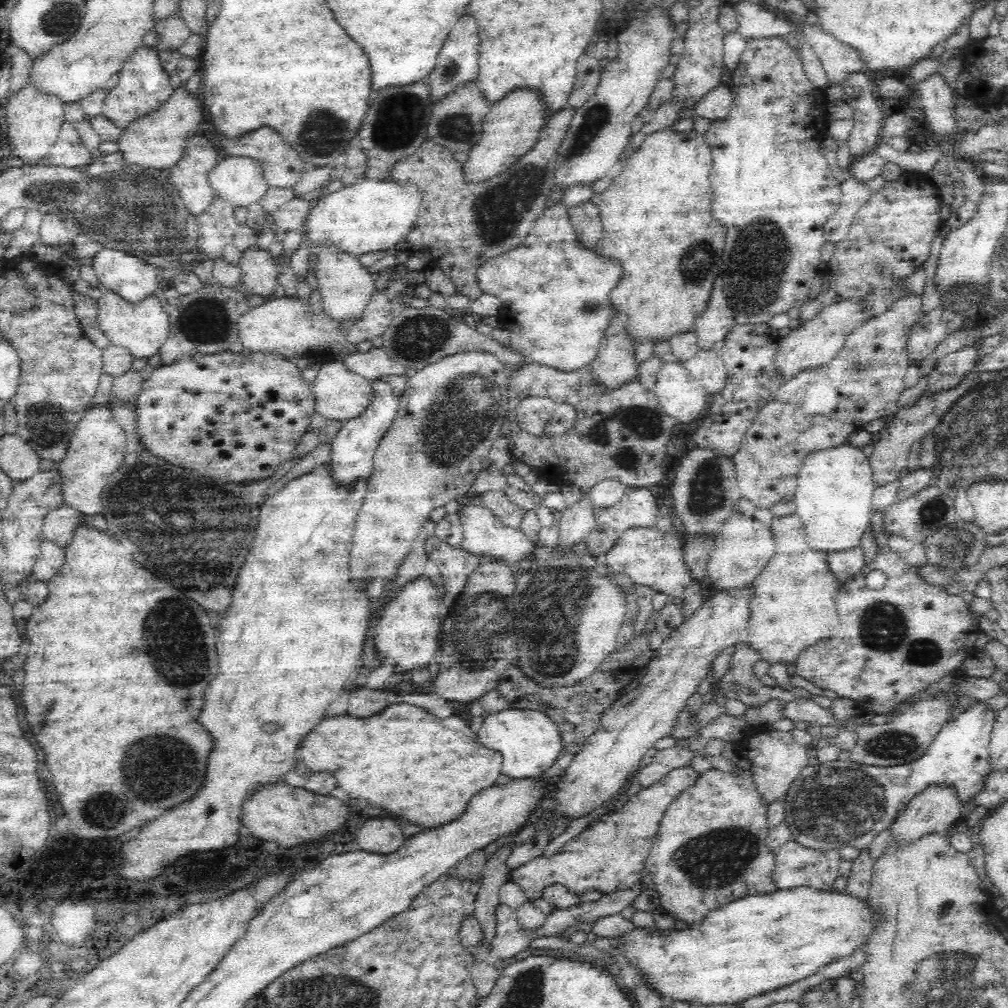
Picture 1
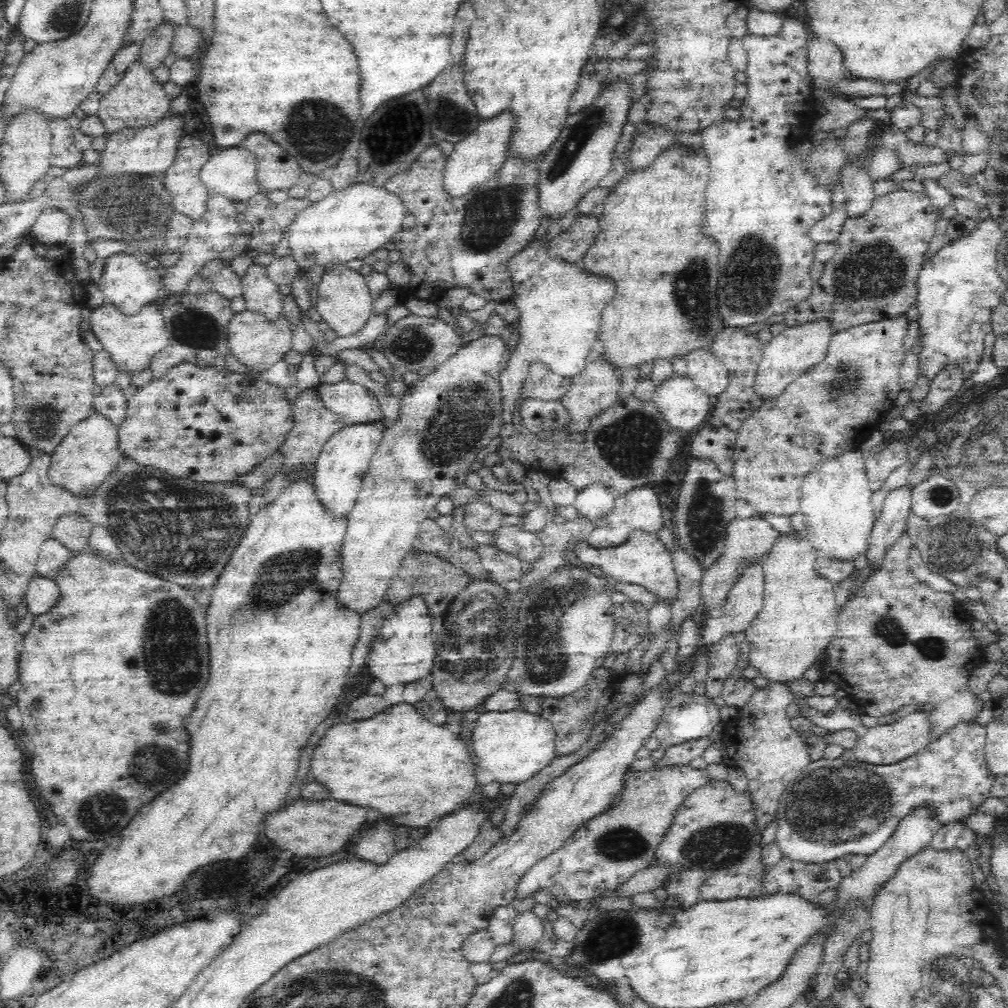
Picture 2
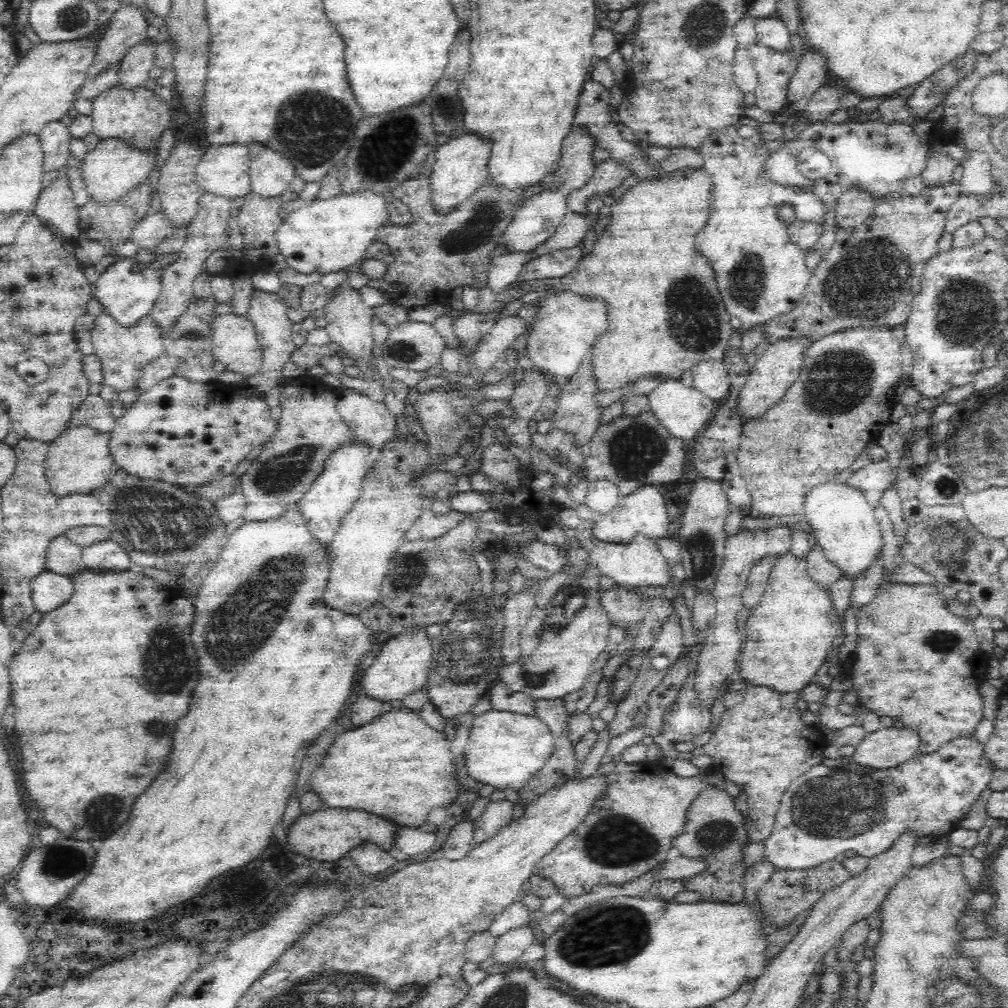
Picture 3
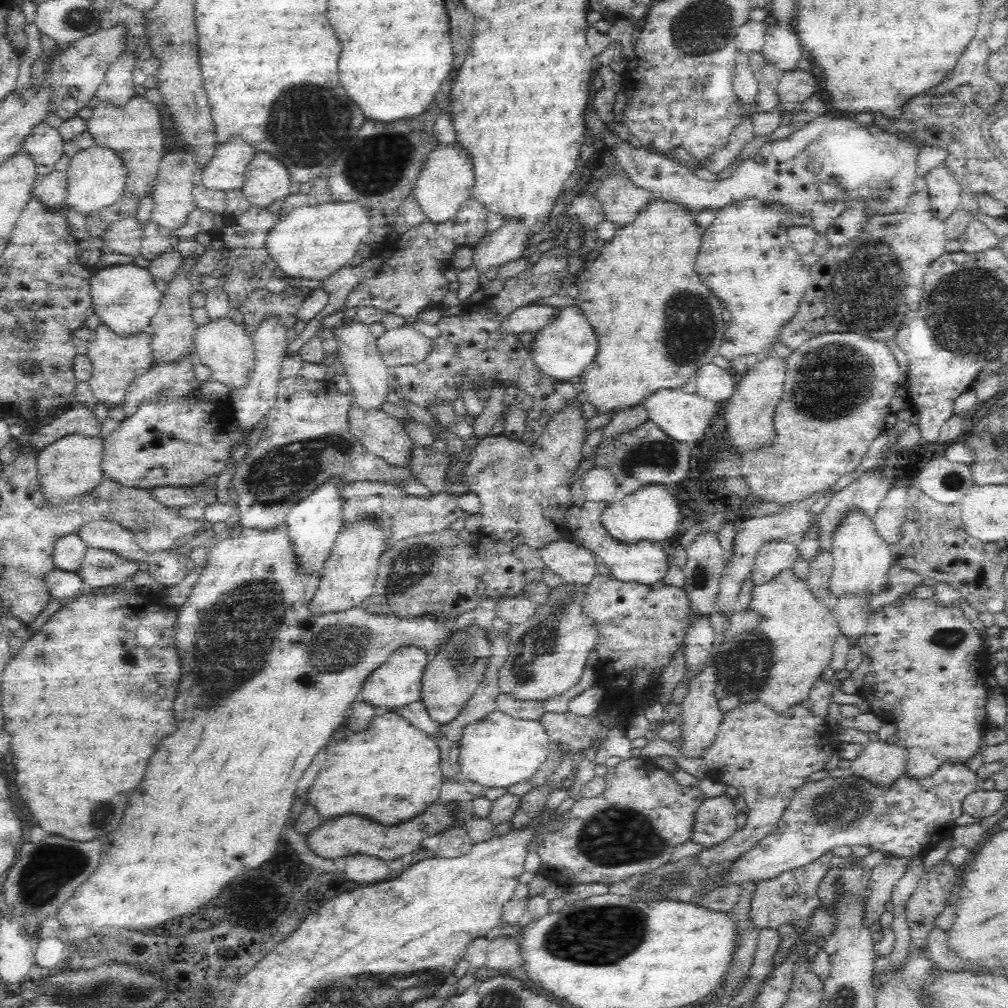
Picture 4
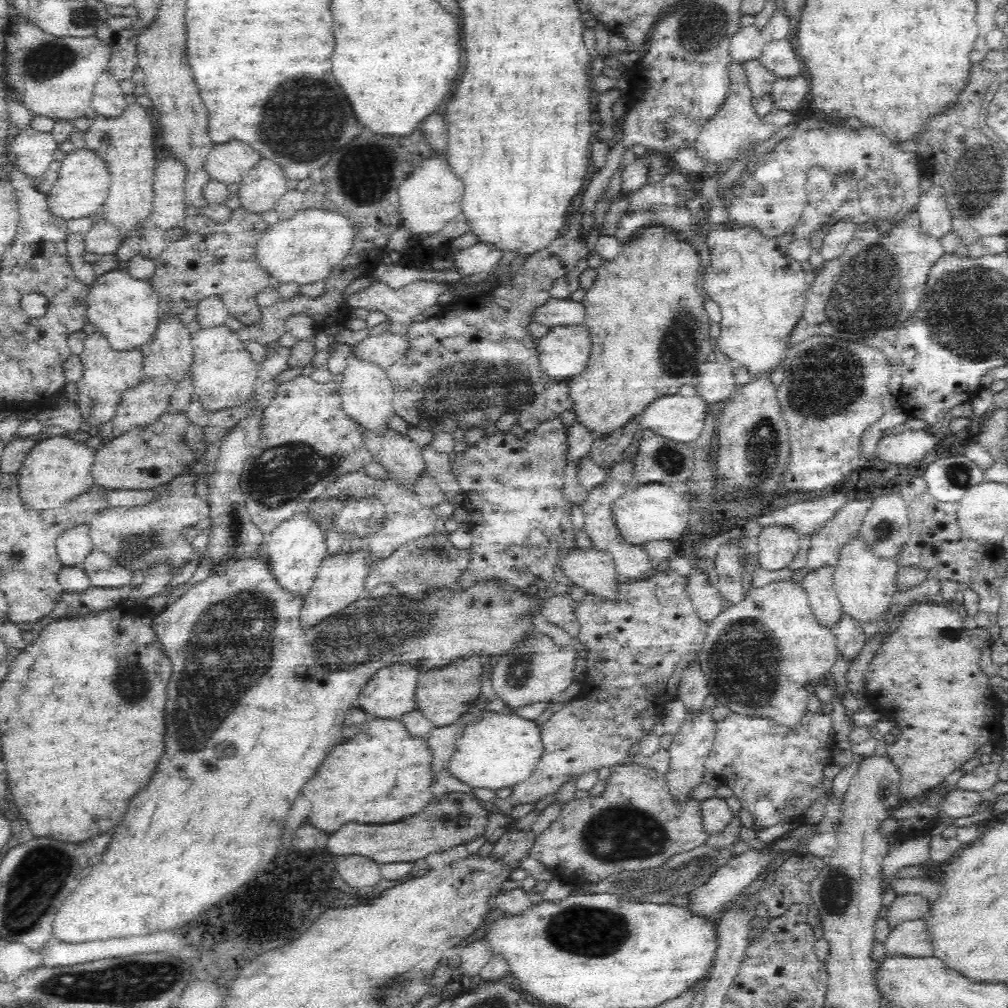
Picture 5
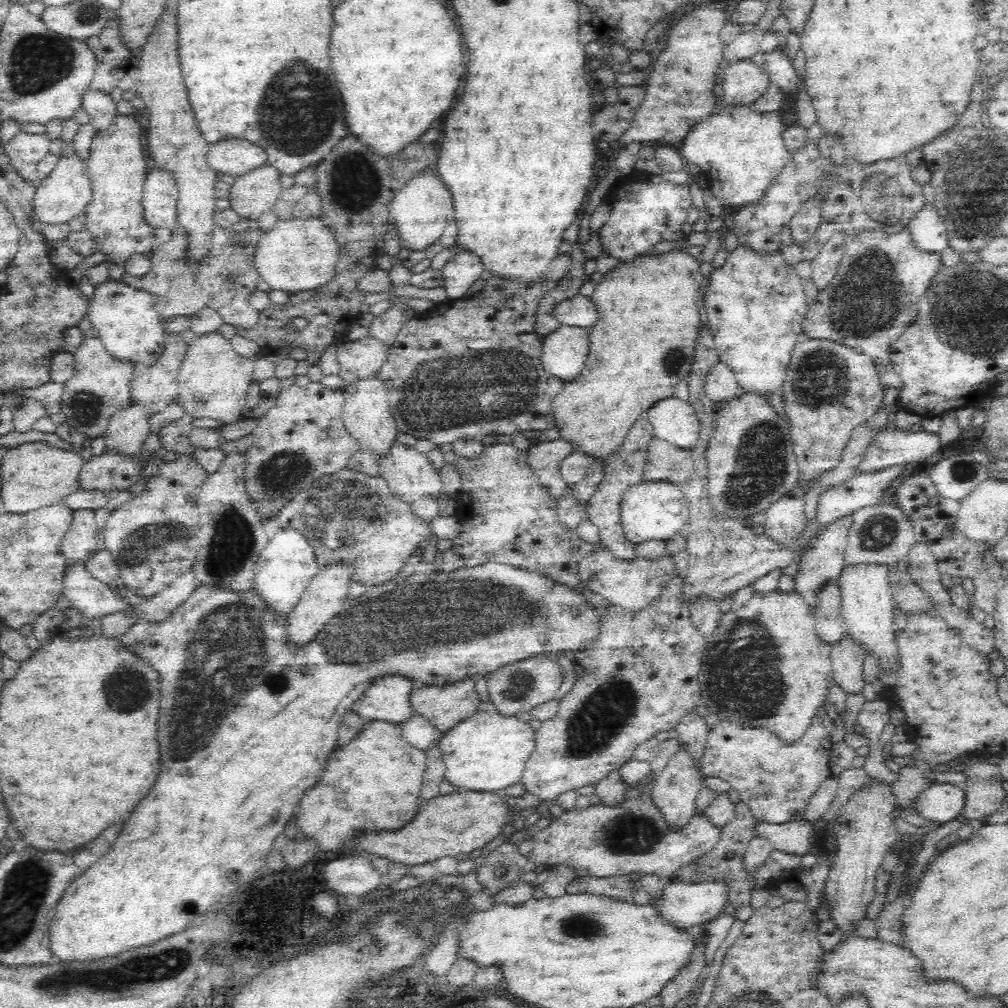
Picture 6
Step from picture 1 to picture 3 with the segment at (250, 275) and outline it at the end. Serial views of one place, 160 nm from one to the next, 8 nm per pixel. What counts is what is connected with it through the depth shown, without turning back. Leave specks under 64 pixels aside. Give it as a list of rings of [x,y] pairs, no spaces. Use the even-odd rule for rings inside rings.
[[[258,289],[254,291],[247,318],[254,325],[257,342],[261,347],[261,363],[256,374],[239,382],[243,392],[250,398],[265,400],[266,394],[276,386],[279,379],[285,376],[284,364],[290,361],[292,352],[297,349],[294,340],[292,340],[292,330],[290,329],[293,322],[286,316],[286,310],[282,299],[276,293],[268,293]]]

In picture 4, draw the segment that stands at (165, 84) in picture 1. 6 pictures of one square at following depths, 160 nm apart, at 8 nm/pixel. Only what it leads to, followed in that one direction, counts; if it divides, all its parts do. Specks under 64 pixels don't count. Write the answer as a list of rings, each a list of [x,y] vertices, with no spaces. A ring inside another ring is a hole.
[[[136,95],[124,106],[98,103],[90,120],[85,122],[86,131],[94,138],[94,145],[113,150],[123,164],[126,178],[121,194],[129,194],[138,202],[154,194],[159,164],[164,156],[164,133],[159,108],[160,105],[154,105],[146,98]]]

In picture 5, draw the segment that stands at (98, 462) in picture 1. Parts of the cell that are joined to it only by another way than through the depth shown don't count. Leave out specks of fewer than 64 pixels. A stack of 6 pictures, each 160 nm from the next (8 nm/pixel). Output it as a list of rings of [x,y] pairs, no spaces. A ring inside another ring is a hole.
[[[61,433],[47,438],[33,446],[14,473],[17,480],[18,499],[26,510],[56,509],[79,495],[91,490],[93,478],[90,469],[96,451],[88,448],[85,442],[76,442]]]

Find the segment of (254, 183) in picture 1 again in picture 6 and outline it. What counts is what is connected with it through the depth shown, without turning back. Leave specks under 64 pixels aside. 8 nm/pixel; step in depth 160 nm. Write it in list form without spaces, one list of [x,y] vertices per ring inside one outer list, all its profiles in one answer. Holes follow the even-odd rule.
[[[222,139],[211,143],[207,161],[218,174],[237,176],[266,165],[268,152],[250,140]]]

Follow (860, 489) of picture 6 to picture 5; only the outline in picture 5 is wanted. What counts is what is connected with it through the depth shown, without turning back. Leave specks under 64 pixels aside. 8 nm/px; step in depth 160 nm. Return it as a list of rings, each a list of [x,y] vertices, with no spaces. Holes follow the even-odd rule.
[[[830,492],[830,494],[823,494],[814,500],[808,500],[808,502],[799,501],[787,508],[776,509],[758,519],[763,528],[768,523],[776,521],[780,525],[794,527],[799,536],[811,535],[824,528],[826,522],[832,520],[836,512],[850,501],[846,494],[832,494]]]

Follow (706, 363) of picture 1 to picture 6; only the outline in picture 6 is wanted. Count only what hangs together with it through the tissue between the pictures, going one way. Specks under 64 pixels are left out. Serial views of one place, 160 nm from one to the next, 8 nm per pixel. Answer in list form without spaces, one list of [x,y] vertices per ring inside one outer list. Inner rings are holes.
[[[719,361],[708,372],[704,384],[704,392],[708,398],[716,403],[721,400],[731,400],[736,397],[738,383],[732,369]]]

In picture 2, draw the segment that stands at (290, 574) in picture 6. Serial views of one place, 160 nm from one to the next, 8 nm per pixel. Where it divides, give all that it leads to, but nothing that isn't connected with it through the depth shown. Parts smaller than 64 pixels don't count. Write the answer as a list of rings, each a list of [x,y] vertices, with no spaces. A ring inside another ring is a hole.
[[[380,424],[346,426],[334,434],[321,450],[310,481],[316,501],[332,520],[342,520],[356,504],[364,475],[383,438],[384,430],[385,427],[380,427]]]

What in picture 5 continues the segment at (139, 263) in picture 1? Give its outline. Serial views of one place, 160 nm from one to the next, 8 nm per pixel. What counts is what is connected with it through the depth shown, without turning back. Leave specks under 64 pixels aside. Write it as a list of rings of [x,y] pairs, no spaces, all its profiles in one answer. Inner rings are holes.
[[[118,268],[97,276],[89,287],[87,317],[95,330],[100,331],[116,352],[128,349],[147,350],[160,321],[160,297],[144,279],[132,277]]]

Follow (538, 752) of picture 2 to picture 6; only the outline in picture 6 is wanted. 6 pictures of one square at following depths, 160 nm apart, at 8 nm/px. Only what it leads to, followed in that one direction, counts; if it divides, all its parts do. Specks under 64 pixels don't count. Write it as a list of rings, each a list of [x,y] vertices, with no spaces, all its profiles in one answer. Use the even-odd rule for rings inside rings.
[[[482,706],[476,714],[445,731],[437,740],[437,752],[445,762],[445,779],[451,782],[452,786],[464,791],[502,793],[503,789],[508,786],[521,782],[526,761],[530,758],[535,747],[534,733],[535,730],[528,723],[515,717],[502,717],[494,710]]]

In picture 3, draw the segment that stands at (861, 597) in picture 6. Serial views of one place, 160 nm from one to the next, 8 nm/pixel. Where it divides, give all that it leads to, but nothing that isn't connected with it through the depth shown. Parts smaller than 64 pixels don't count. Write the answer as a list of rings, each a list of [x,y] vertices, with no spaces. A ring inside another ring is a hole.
[[[838,479],[816,486],[806,498],[801,518],[810,524],[817,544],[822,547],[828,562],[842,571],[843,578],[856,580],[878,558],[882,557],[882,532],[874,509],[859,490],[852,489]]]

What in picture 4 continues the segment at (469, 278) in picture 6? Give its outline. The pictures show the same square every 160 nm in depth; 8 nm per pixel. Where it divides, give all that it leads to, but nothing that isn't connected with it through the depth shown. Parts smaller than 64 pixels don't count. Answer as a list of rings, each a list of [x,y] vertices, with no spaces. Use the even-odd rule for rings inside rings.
[[[504,224],[472,248],[471,266],[484,274],[490,268],[512,262],[521,257],[531,237],[531,232],[519,224]]]

